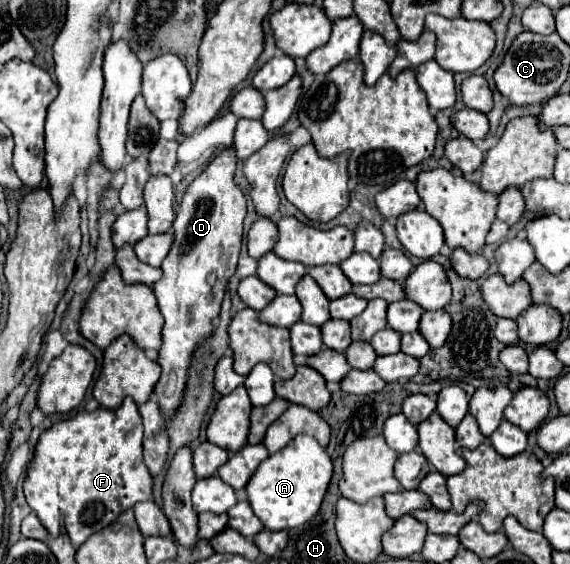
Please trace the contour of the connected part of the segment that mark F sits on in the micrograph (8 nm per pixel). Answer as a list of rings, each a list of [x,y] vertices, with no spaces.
[[[124,399],[118,409],[98,407],[92,413],[80,411],[72,419],[58,421],[44,431],[28,465],[24,497],[50,537],[60,535],[64,521],[74,547],[80,547],[92,533],[108,527],[122,511],[140,501],[150,501],[152,477],[142,461],[138,405],[132,399]]]

